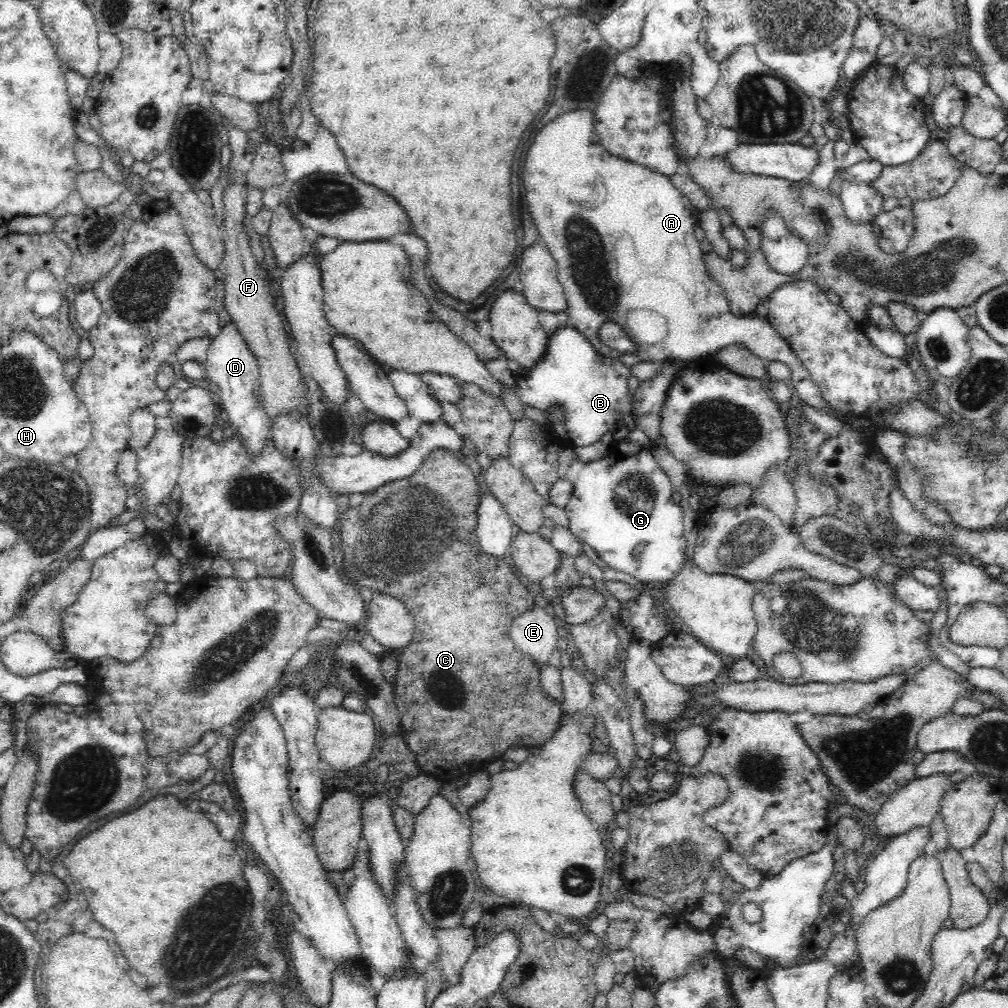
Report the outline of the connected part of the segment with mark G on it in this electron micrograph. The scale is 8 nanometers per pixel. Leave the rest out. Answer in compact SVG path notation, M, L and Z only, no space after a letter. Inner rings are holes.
M633 441L617 442L614 450L603 459L585 463L578 472L578 480L573 484L572 499L564 509L570 521L568 530L571 534L593 548L609 568L633 576L644 584L653 581L656 585L662 585L682 570L687 540L683 528L683 510L673 502L674 490L670 480L648 452L648 447ZM638 544L644 544L644 547L642 552L635 555L634 548Z

